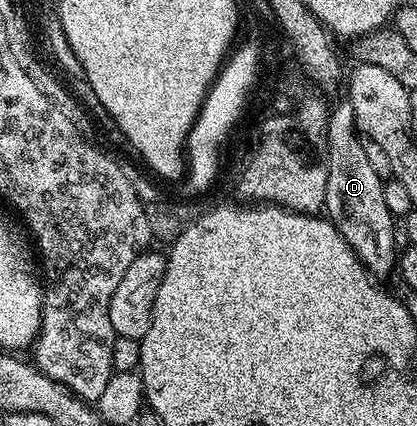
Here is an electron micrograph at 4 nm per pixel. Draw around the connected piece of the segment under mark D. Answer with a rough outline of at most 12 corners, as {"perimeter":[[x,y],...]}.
{"perimeter":[[346,106],[327,120],[326,218],[372,276],[397,219]]}

